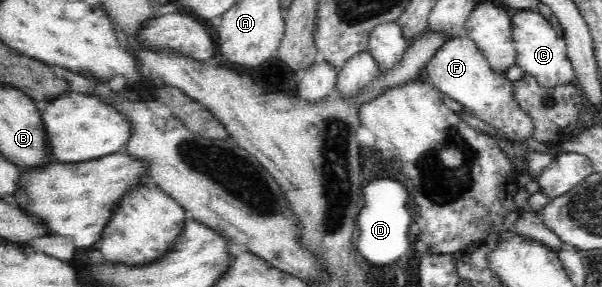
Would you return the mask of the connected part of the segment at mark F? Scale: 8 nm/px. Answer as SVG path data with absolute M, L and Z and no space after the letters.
M455 35L444 41L438 52L427 62L428 82L432 83L442 94L456 100L468 110L474 118L492 124L502 130L507 140L518 143L532 137L534 121L518 106L514 98L513 82L505 74L492 71L485 56L473 40L465 35Z

